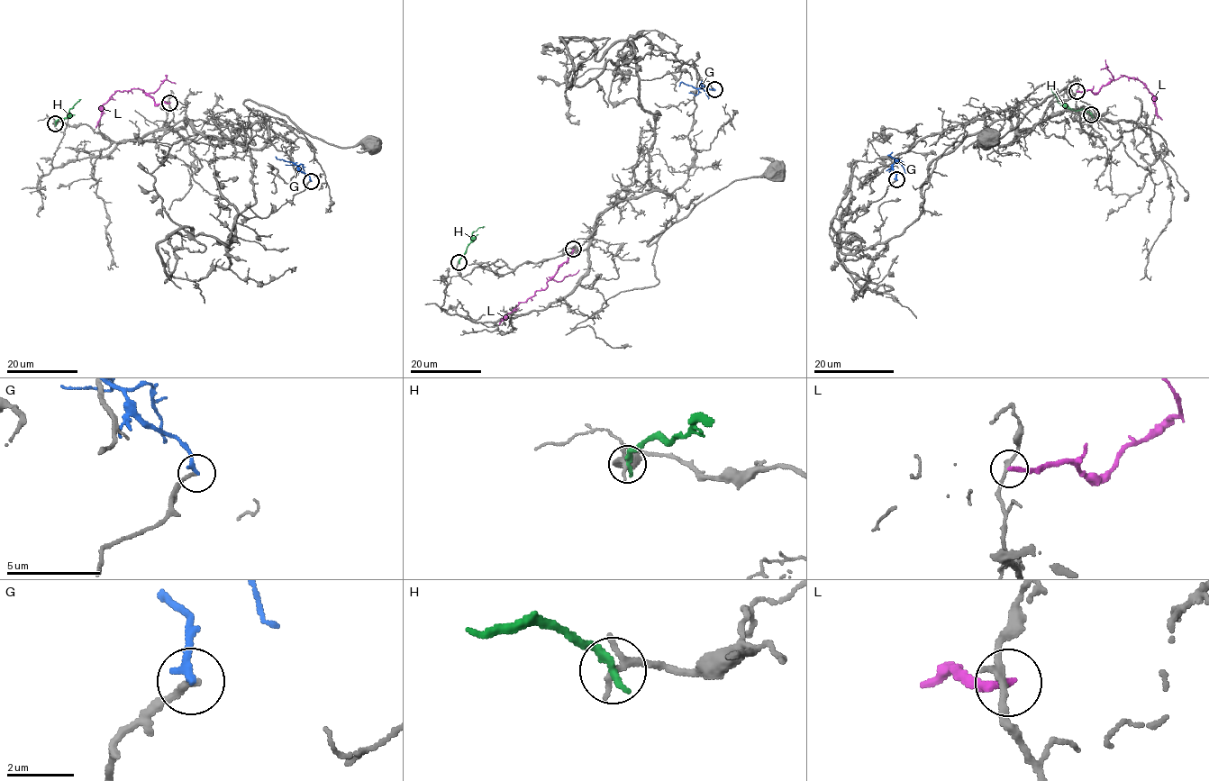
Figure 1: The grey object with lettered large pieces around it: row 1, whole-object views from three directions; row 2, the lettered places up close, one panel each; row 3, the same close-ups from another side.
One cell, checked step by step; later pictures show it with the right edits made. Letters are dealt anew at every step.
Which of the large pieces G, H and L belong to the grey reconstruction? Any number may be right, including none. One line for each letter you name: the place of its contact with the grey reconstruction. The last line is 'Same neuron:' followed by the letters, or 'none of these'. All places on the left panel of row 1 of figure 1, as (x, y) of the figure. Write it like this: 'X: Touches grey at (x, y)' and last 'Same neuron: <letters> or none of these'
Same neuron: none of these

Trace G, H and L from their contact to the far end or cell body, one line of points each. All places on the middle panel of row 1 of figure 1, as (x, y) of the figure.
G: (714, 89), (695, 87), (682, 82), (679, 86)
H: (459, 261), (471, 240), (472, 232), (485, 227)
L: (573, 249), (547, 282), (547, 286), (520, 303), (499, 324)

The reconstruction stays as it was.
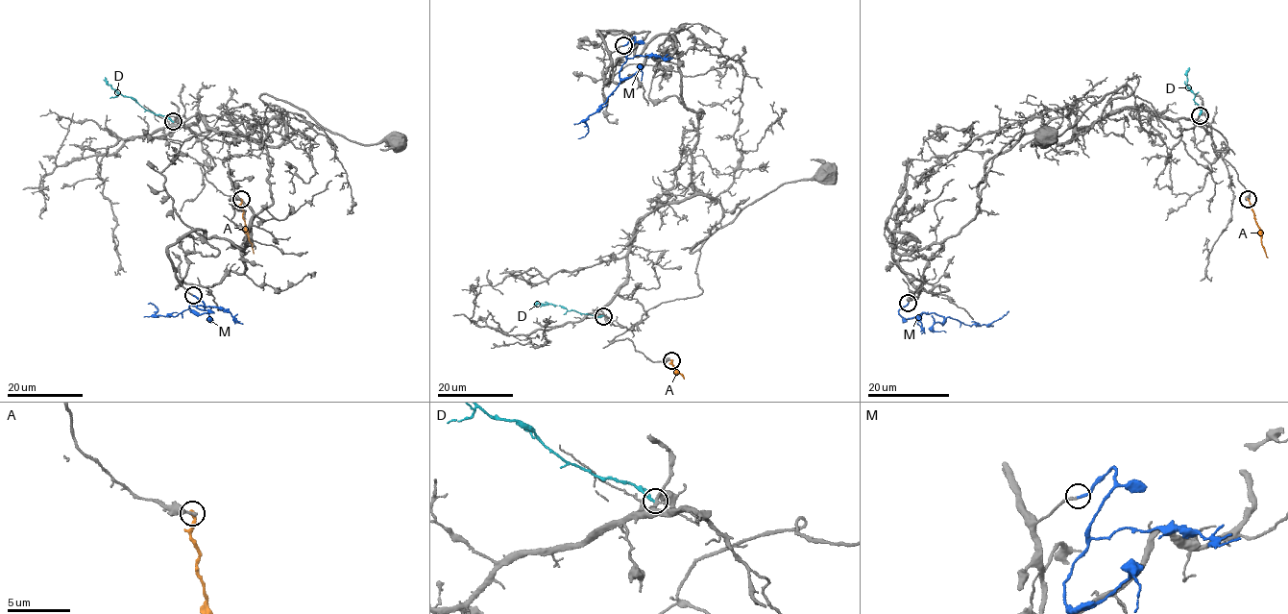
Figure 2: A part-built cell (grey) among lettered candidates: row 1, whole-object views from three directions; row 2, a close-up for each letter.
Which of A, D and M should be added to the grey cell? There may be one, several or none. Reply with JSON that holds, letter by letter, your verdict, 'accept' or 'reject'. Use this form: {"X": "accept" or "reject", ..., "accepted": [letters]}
{"A": "reject", "D": "reject", "M": "accept", "accepted": ["M"]}

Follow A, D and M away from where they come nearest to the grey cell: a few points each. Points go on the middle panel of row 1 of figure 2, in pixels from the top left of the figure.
A: (671, 360), (673, 367), (684, 378)
D: (603, 315), (580, 313), (550, 305), (538, 304), (535, 306)
M: (623, 45), (634, 36), (619, 71), (619, 84), (587, 120), (588, 133), (578, 138)

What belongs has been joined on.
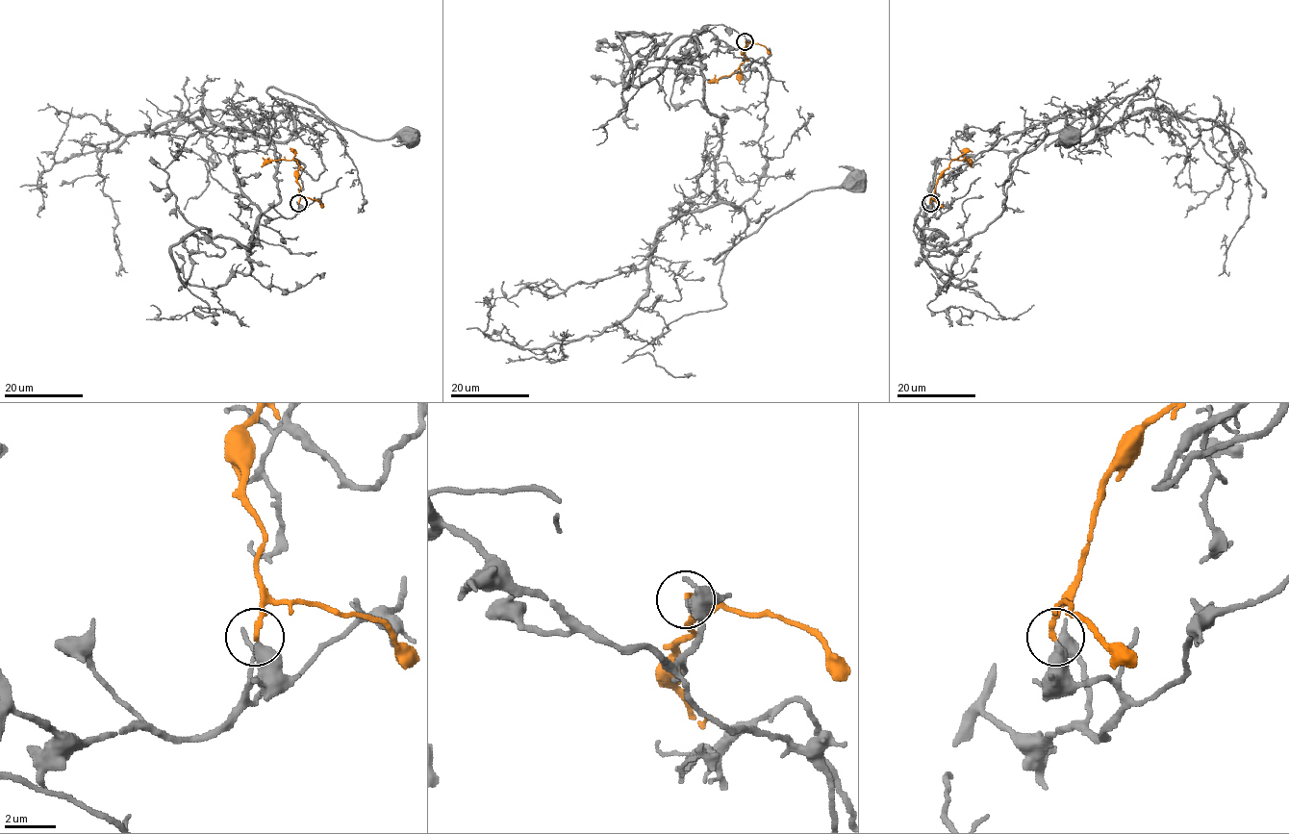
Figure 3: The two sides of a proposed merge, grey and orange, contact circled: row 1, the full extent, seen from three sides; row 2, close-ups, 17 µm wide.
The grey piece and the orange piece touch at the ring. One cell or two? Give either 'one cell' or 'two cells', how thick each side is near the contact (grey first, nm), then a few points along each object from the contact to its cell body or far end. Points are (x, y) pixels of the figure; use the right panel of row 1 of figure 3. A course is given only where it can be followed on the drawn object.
one cell; 440 nm thick on the grey side, 190 nm on the other; grey runs (930, 204), (916, 226), (936, 249), (981, 233), (1018, 157), (1094, 113), (1111, 130), (1151, 90), (1070, 136); orange runs (930, 203), (939, 176), (952, 160), (964, 159), (971, 166)

